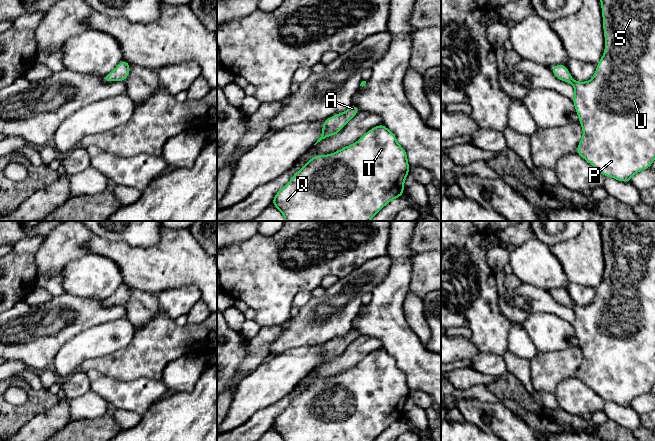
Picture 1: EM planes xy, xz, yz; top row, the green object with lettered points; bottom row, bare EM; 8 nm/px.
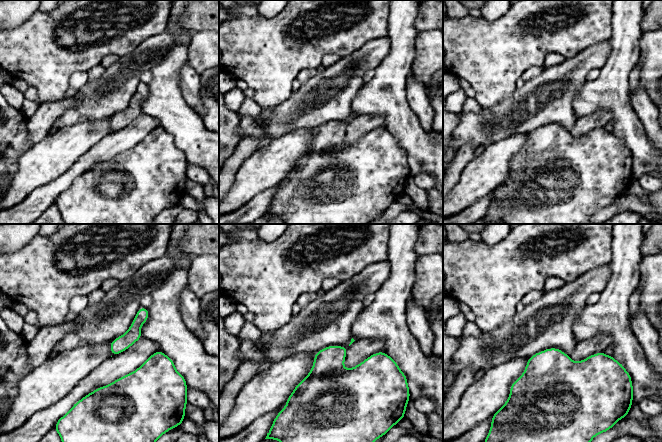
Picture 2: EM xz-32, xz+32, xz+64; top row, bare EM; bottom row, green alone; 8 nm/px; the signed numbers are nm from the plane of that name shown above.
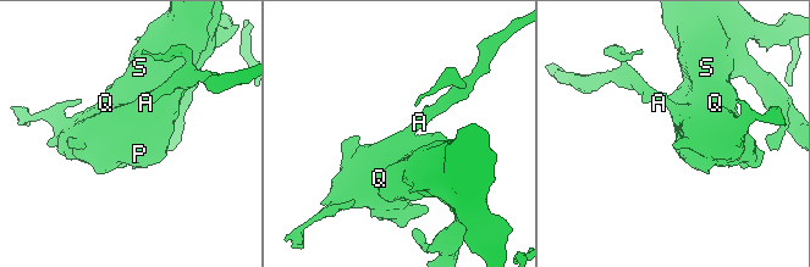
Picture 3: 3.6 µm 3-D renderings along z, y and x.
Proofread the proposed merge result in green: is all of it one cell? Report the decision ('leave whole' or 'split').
leave whole

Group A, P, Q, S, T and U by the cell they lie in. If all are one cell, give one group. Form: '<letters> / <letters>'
A P Q S T U

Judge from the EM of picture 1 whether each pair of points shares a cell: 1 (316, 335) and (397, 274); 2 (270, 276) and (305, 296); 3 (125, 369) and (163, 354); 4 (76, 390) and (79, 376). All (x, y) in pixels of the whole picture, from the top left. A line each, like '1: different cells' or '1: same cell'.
1: different cells
2: different cells
3: same cell
4: same cell

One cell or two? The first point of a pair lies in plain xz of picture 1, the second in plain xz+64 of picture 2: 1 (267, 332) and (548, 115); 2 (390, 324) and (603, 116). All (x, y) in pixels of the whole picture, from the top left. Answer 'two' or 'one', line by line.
1: two
2: two

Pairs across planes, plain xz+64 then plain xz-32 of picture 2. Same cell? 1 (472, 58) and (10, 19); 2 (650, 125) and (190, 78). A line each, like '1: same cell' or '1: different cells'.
1: different cells
2: same cell

